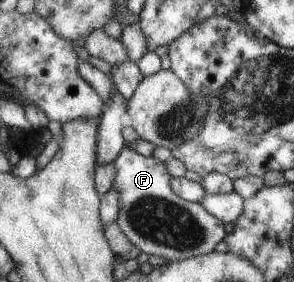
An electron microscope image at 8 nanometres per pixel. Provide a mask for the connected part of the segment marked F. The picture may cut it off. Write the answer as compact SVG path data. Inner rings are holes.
M124 145L112 163L115 174L110 188L116 190L119 205L115 222L128 241L142 253L179 262L206 255L226 236L222 220L208 213L200 202L186 201L171 189L171 175L163 161L151 155L141 156L130 145Z

